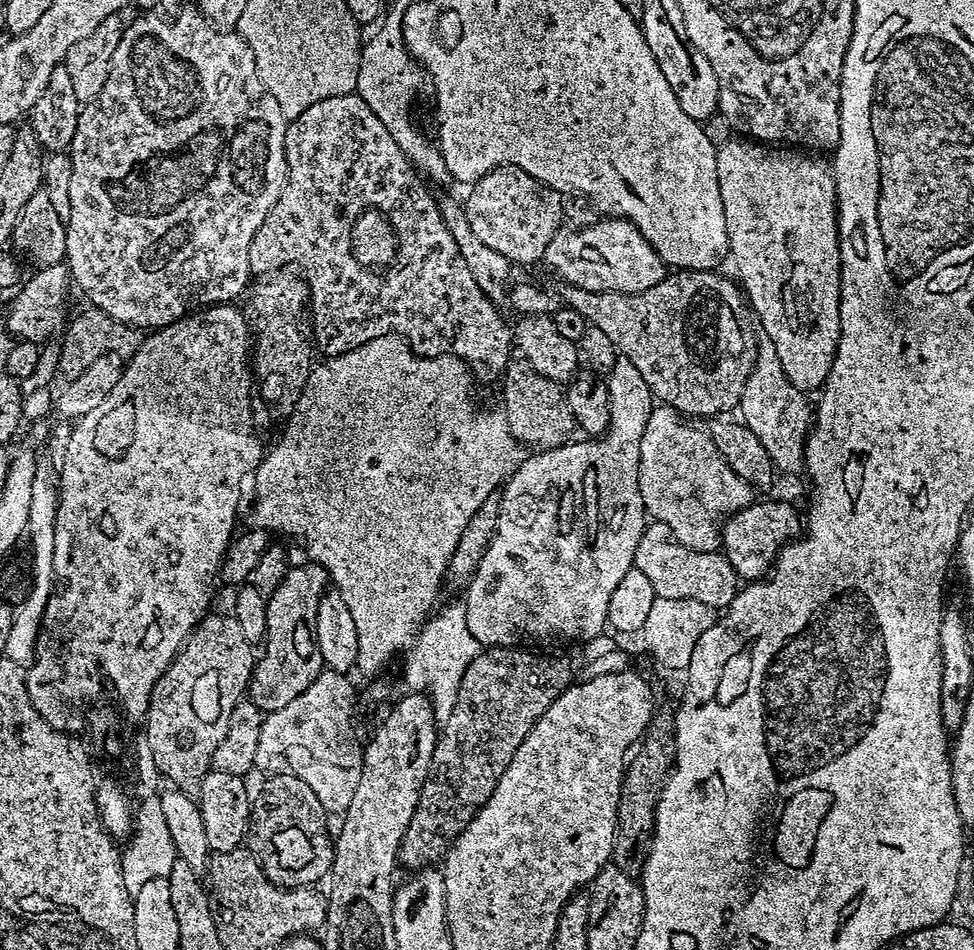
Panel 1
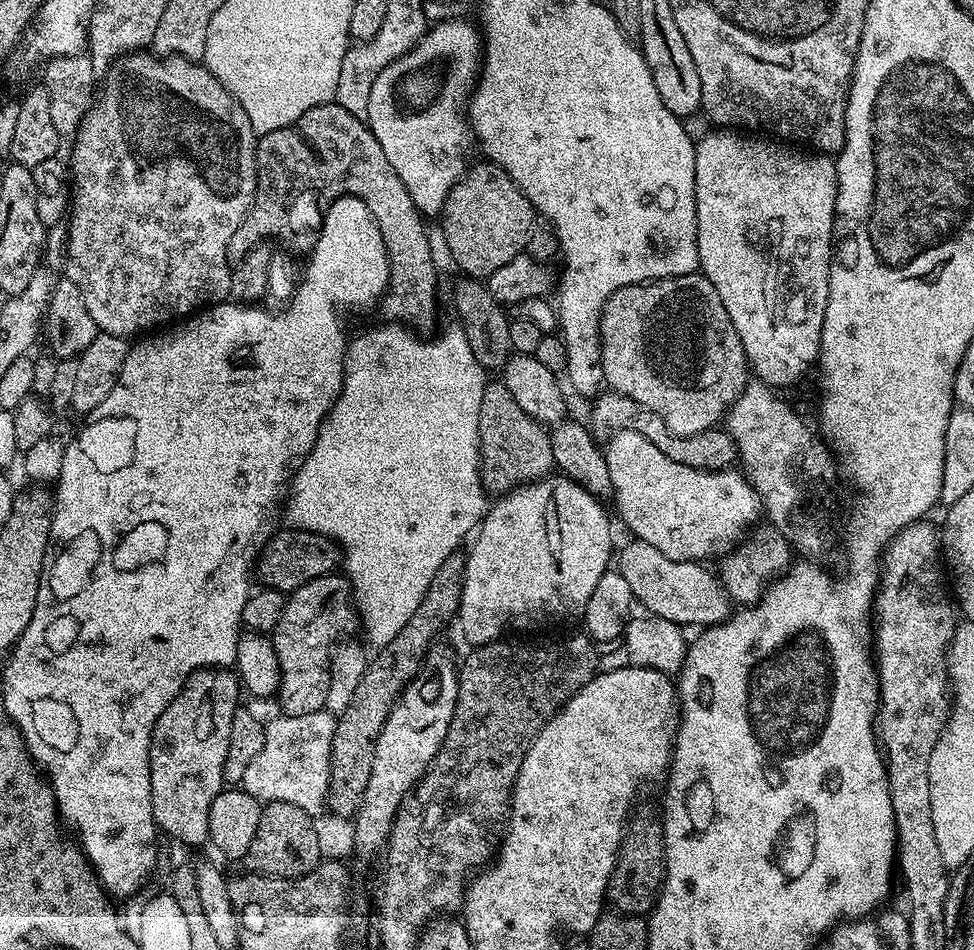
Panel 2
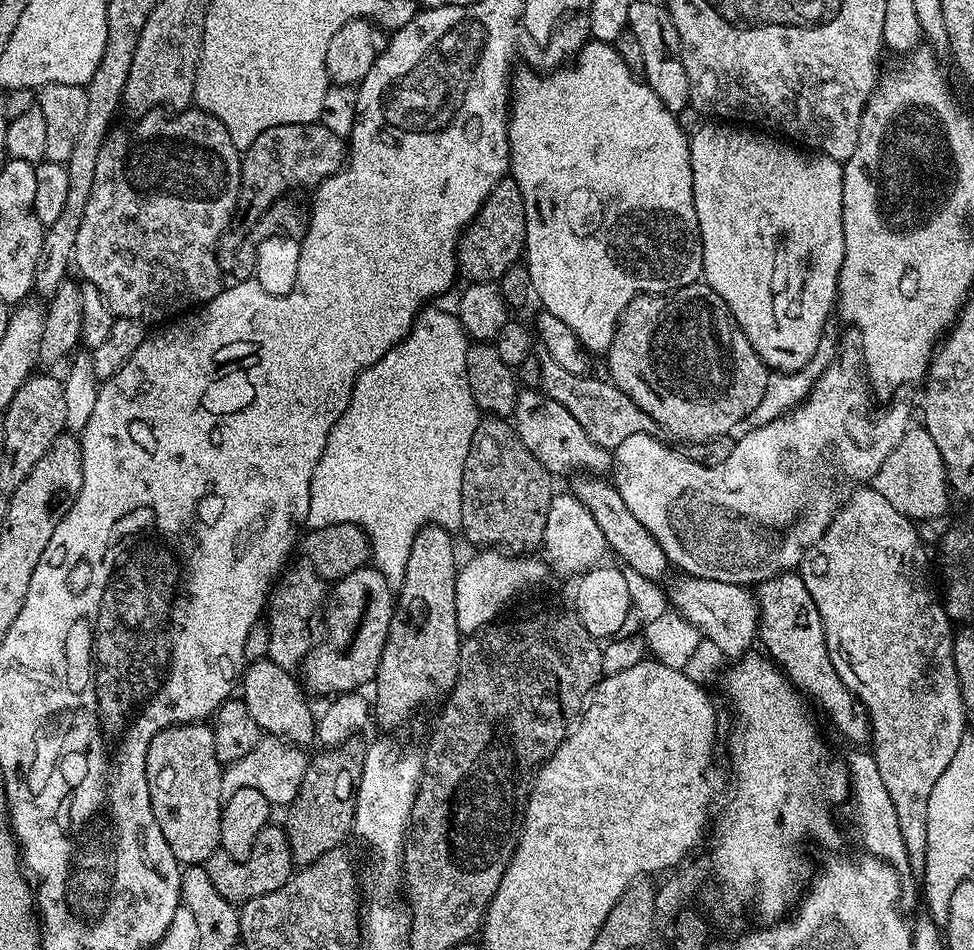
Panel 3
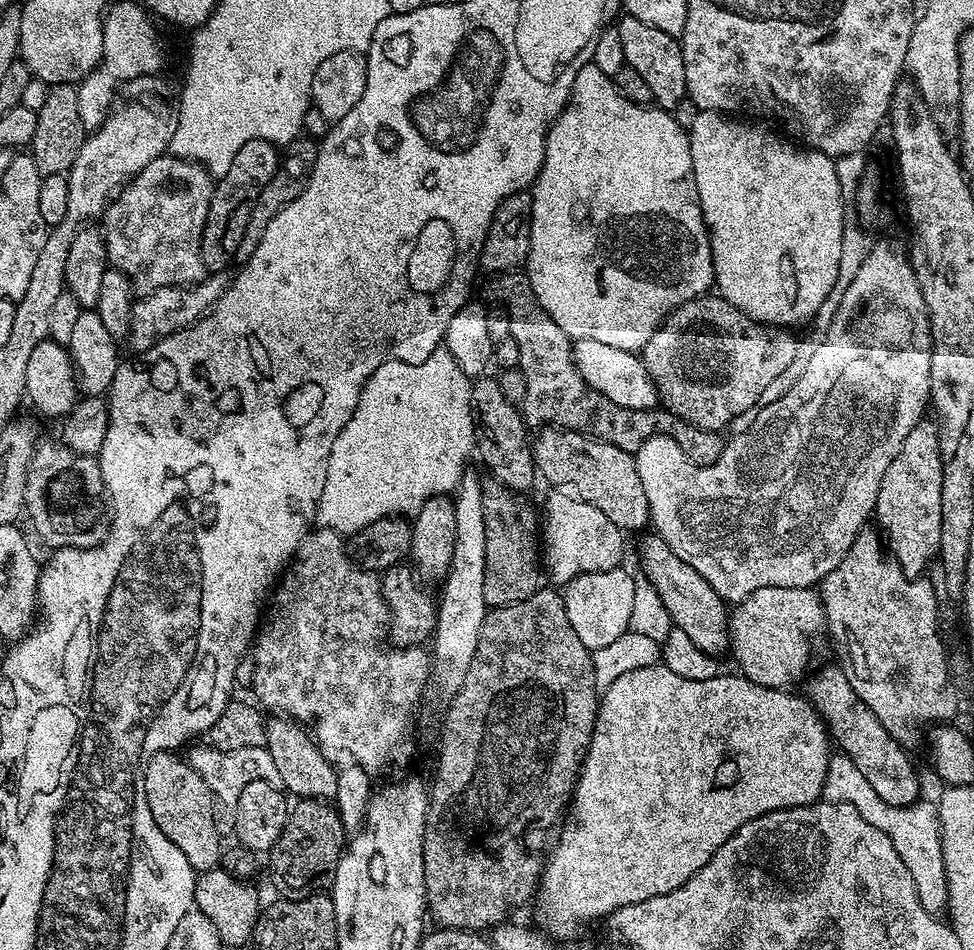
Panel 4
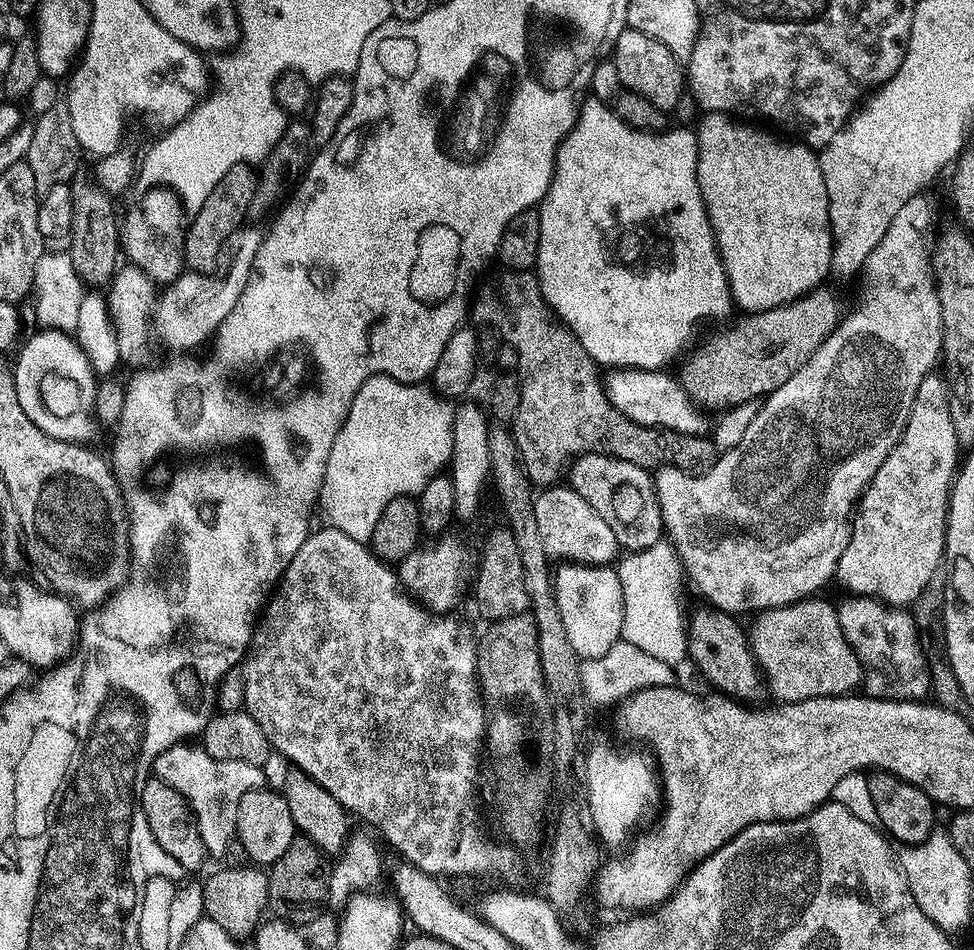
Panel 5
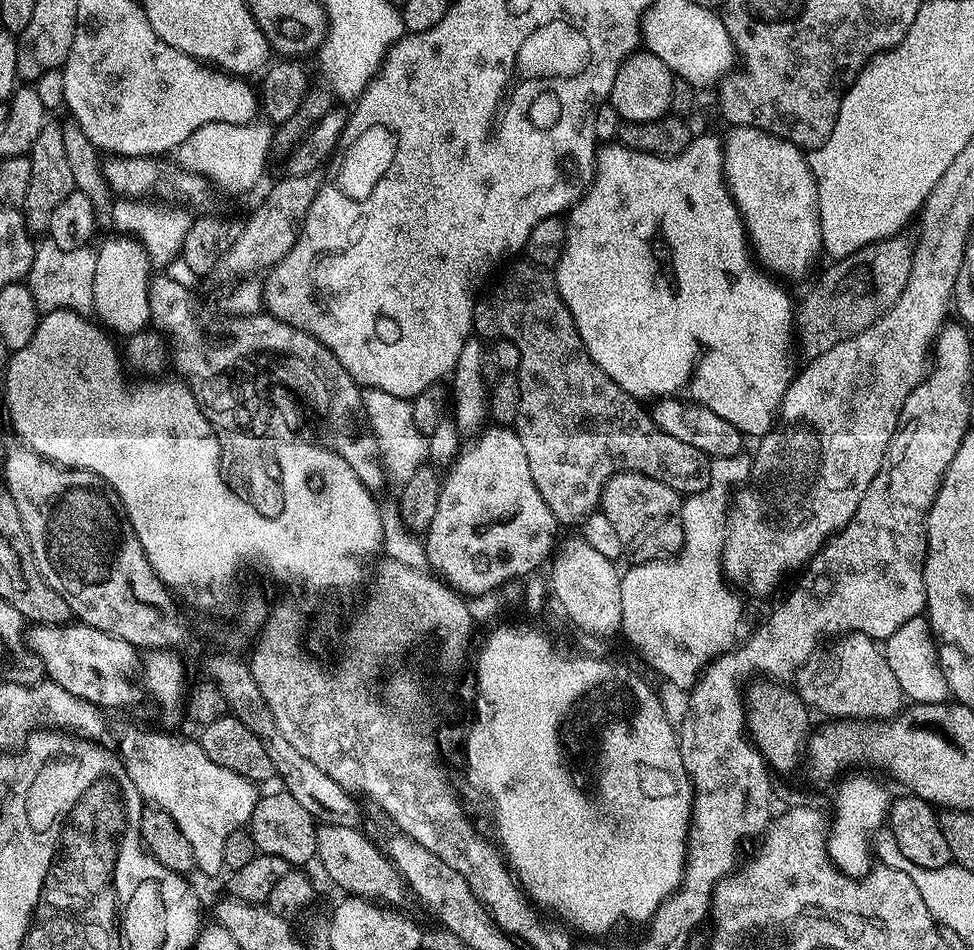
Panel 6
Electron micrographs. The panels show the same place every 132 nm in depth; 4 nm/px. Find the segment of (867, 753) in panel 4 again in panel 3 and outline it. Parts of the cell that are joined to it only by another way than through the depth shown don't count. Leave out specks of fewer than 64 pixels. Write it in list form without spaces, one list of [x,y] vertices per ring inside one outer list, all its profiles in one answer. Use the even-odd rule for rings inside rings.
[[[799,571],[781,572],[779,576],[764,580],[755,585],[754,595],[756,606],[760,609],[759,639],[764,639],[765,646],[769,648],[767,651],[778,661],[784,675],[805,697],[813,696],[824,707],[833,726],[850,743],[856,744],[852,746],[867,745],[872,738],[868,711],[864,703],[842,682],[838,670],[834,670],[822,614],[818,614],[818,606],[814,606],[814,598],[810,598],[810,590],[806,590],[806,582],[802,582]]]

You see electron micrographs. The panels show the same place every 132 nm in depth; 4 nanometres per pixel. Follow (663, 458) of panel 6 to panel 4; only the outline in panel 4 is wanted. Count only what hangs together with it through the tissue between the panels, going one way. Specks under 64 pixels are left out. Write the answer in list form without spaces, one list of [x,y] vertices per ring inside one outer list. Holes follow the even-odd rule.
[[[523,271],[497,272],[491,277],[488,284],[488,292],[493,296],[497,305],[503,305],[509,320],[509,335],[518,342],[518,358],[520,359],[520,370],[526,378],[526,398],[522,405],[522,415],[527,427],[532,430],[543,430],[549,426],[553,428],[567,428],[569,432],[583,432],[585,436],[591,436],[594,440],[601,440],[610,446],[618,446],[618,450],[626,450],[635,454],[651,436],[665,436],[674,442],[686,454],[690,463],[700,468],[710,466],[718,462],[718,458],[724,453],[725,437],[720,432],[702,430],[690,422],[680,420],[673,412],[667,410],[650,409],[624,409],[615,405],[614,402],[594,390],[583,380],[582,374],[578,372],[578,366],[572,357],[573,339],[542,310],[534,290],[528,285],[527,275]]]

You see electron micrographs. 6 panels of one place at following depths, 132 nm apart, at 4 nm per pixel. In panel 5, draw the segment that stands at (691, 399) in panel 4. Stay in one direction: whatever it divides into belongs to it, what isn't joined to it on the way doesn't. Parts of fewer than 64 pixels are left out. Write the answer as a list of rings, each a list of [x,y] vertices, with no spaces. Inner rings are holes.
[[[828,286],[813,288],[805,296],[765,312],[747,315],[737,328],[728,328],[717,340],[704,344],[678,374],[694,401],[705,409],[725,410],[766,398],[786,382],[826,342],[842,319],[840,300]]]

